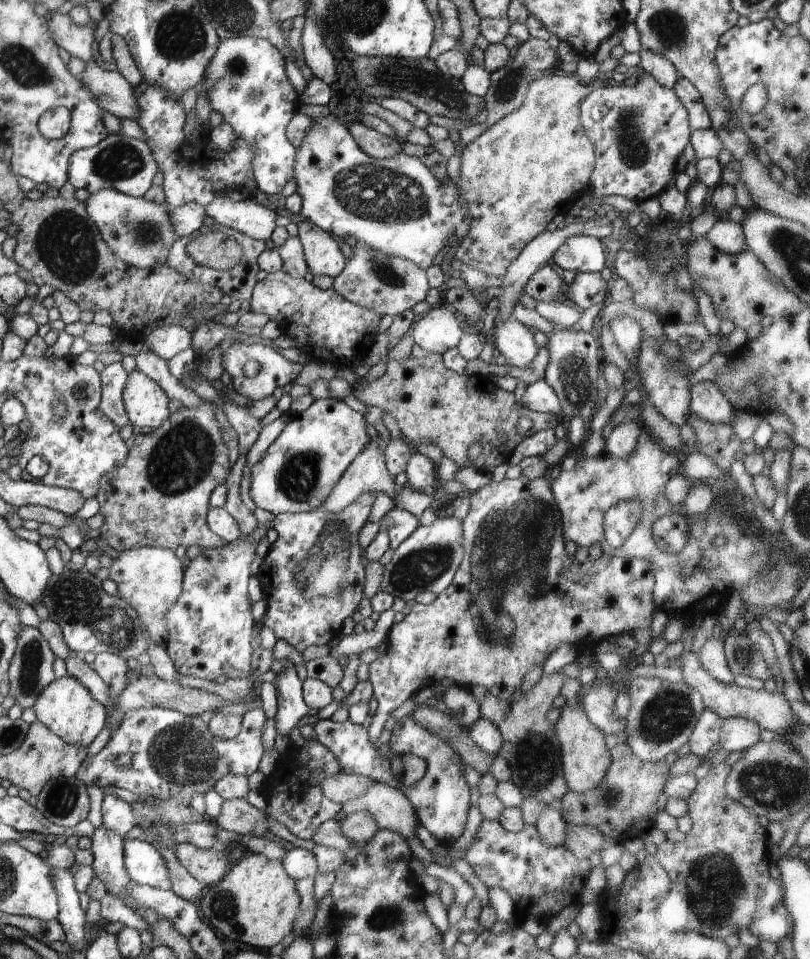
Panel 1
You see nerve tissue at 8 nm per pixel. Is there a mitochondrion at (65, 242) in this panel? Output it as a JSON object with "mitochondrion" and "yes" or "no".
{"mitochondrion":"yes"}

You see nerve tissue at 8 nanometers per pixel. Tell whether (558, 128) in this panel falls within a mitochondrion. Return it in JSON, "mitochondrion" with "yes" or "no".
{"mitochondrion":"no"}

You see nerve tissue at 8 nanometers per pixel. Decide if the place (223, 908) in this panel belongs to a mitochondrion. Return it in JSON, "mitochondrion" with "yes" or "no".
{"mitochondrion":"yes"}

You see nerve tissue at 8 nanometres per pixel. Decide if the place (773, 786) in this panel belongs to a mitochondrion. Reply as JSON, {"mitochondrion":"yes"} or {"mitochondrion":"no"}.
{"mitochondrion":"yes"}

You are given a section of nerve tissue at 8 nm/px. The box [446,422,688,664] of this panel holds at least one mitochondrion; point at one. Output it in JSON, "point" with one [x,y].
{"point":[540,513]}

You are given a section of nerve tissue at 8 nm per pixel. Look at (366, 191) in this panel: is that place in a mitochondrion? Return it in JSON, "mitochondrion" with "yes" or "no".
{"mitochondrion":"yes"}

